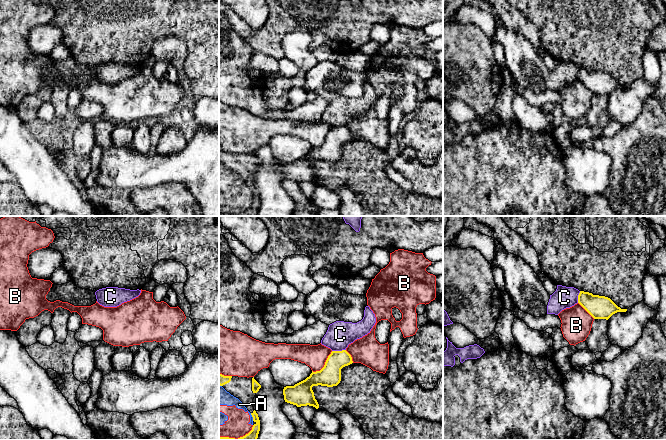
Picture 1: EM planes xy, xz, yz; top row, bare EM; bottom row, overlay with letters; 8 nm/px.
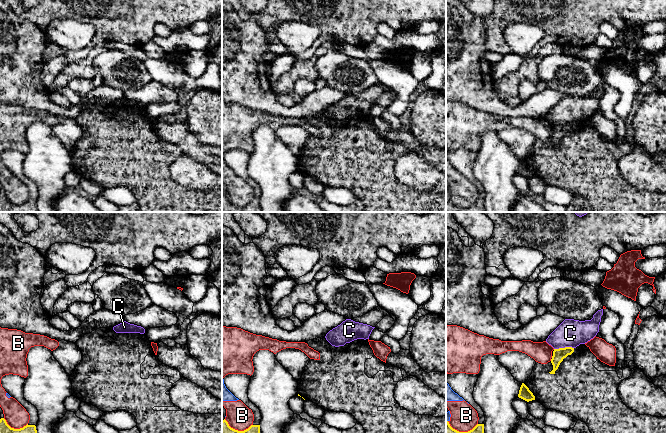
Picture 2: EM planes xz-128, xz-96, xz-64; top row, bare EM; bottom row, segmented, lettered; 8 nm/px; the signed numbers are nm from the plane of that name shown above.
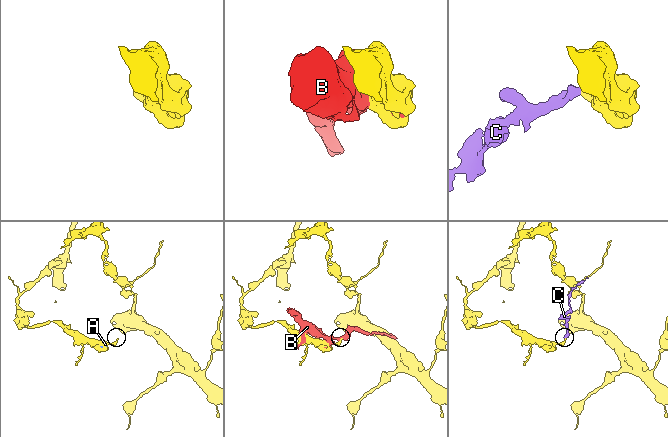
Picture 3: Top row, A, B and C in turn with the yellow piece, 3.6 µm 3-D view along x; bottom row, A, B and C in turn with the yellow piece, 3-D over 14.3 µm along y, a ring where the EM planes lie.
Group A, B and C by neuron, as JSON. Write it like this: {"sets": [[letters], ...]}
{"sets": [["A", "B"], ["C"]]}

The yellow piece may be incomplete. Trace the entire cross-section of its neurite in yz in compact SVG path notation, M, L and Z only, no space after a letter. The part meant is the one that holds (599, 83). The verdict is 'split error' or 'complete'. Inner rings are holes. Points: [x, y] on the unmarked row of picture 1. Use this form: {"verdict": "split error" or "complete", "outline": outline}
{"verdict": "split error", "outline": "M557 61L556 67L550 71L547 81L547 90L558 91L562 86L579 79L594 95L608 96L617 88L626 88L610 74L579 67L574 63Z"}

